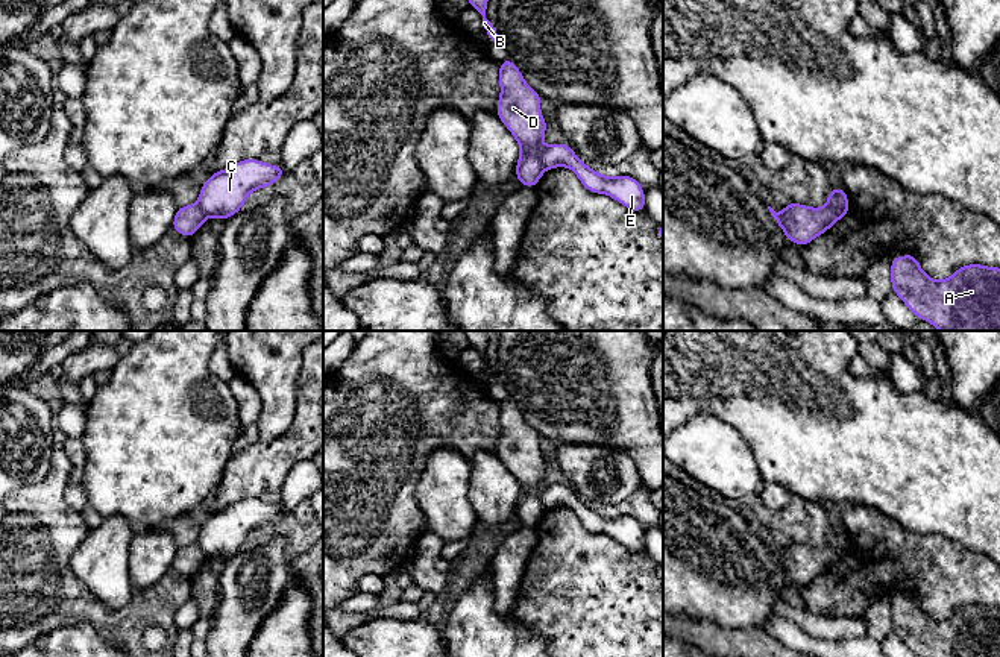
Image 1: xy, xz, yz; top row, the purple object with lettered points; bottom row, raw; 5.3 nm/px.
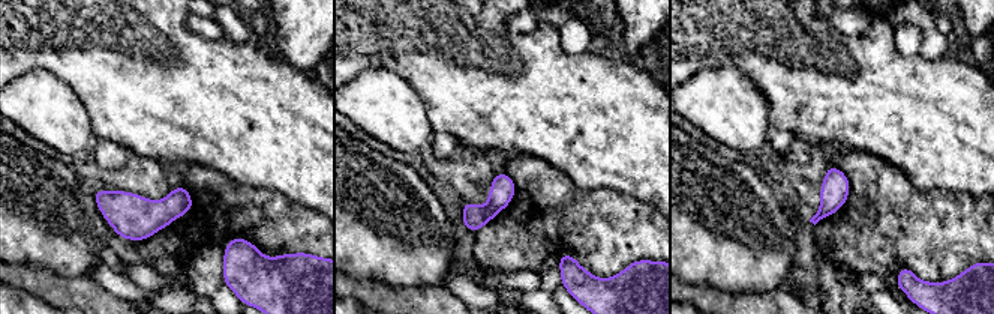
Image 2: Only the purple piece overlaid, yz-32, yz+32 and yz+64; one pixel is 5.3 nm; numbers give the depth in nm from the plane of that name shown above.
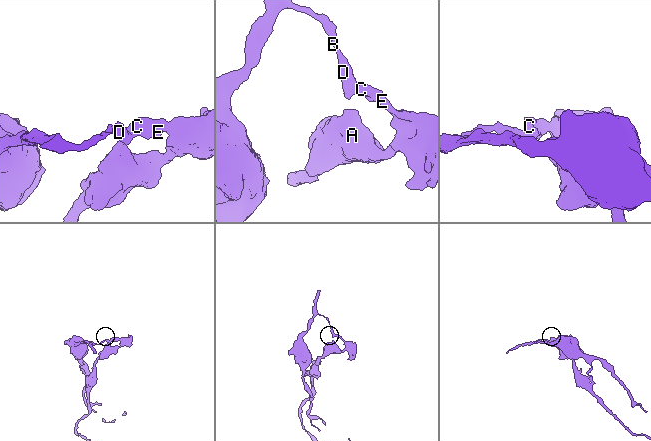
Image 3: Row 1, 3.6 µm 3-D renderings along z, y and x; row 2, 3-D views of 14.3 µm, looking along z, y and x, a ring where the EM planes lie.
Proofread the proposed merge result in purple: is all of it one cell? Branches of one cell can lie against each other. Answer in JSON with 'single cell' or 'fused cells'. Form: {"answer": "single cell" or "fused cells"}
{"answer": "fused cells"}

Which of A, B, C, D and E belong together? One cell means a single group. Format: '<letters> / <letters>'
A C E / B D

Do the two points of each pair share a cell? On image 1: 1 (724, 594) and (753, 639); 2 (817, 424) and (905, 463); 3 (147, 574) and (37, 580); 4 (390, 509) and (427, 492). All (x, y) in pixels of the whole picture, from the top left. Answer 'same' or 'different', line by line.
1: different
2: same
3: different
4: different

